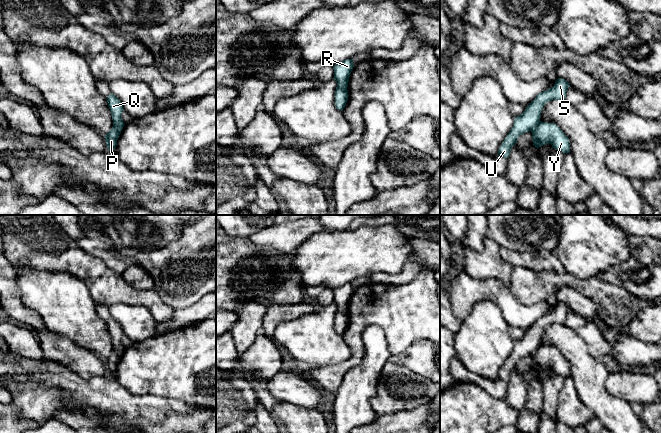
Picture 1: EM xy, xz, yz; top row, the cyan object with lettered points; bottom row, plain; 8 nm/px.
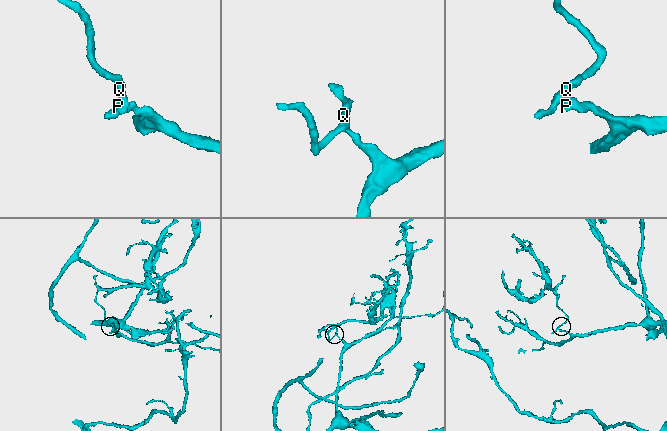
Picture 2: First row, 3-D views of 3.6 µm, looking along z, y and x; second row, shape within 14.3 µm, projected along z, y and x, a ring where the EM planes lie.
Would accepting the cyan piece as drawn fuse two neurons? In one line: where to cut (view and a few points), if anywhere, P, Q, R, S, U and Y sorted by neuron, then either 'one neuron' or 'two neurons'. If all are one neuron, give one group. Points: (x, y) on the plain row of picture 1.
yz (540, 345), (532, 356) | P Y / Q R S U | two neurons

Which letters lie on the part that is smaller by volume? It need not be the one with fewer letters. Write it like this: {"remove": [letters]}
{"remove": ["Q", "R", "S", "U"]}

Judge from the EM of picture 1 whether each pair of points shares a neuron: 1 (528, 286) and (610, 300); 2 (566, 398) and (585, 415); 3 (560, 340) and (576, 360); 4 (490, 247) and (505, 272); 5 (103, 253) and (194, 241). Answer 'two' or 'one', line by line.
1: one
2: one
3: one
4: one
5: one

